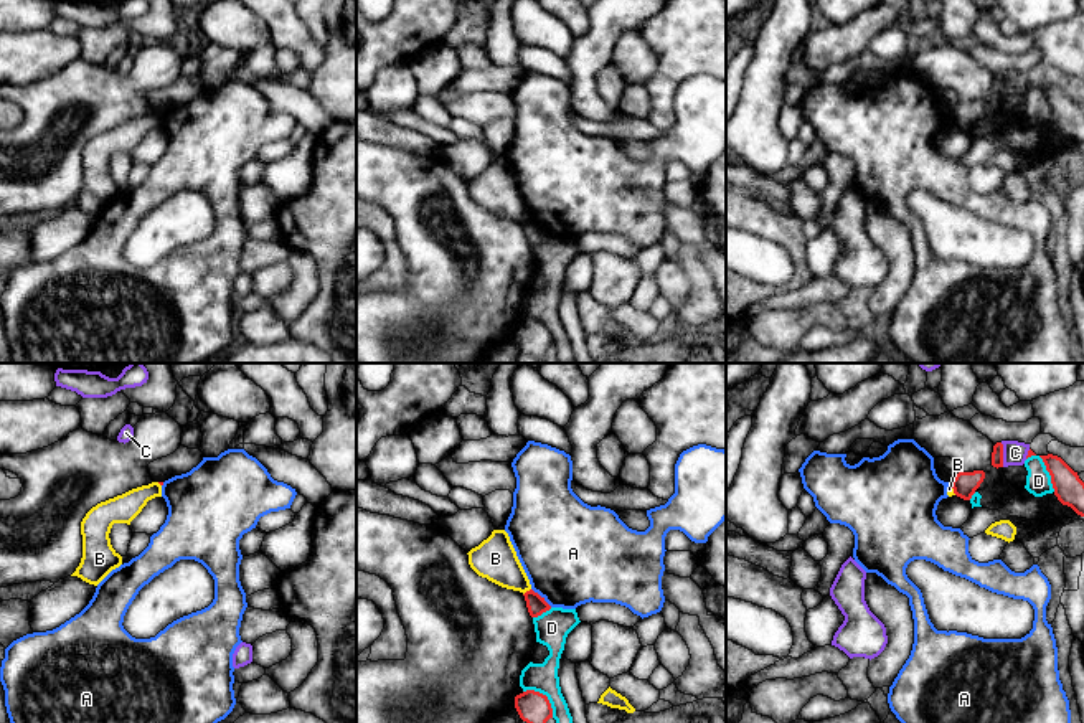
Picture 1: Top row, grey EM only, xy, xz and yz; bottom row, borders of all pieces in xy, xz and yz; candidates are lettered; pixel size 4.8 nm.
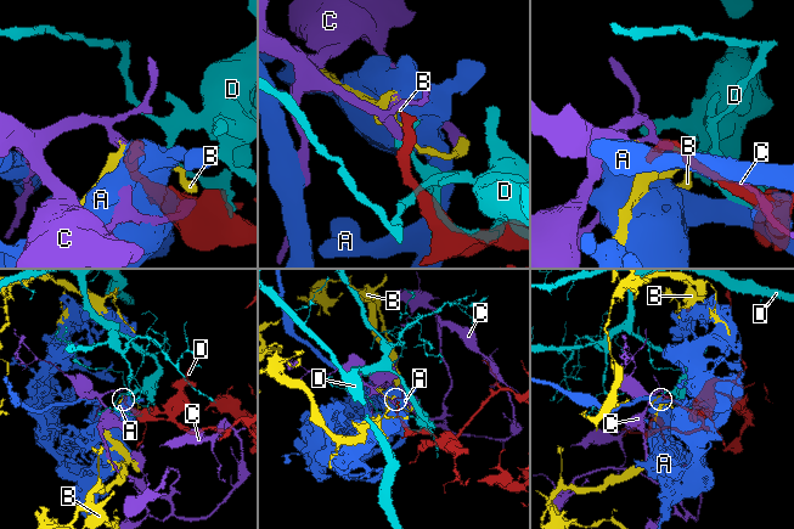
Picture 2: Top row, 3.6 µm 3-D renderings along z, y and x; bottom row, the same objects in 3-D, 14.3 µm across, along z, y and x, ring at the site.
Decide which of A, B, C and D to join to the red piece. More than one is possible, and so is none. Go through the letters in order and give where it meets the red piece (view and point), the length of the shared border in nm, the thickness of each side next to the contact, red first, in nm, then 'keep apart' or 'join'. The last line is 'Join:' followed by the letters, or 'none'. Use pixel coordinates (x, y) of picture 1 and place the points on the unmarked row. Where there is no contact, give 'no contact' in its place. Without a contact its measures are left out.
A: contact xz (540, 226); length 140 nm; calibres 90 and 480 nm; keep apart
B: contact xz (527, 222); length 50 nm; calibres 90 and 200 nm; keep apart
C: contact yz (1002, 85); length 120 nm; calibres 60 and 120 nm; keep apart
D: contact xz (545, 326); length 200 nm; calibres 160 and 140 nm; keep apart
Join: none

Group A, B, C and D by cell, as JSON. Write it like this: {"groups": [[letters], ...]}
{"groups": [["A"], ["B"], ["C"], ["D"]]}

